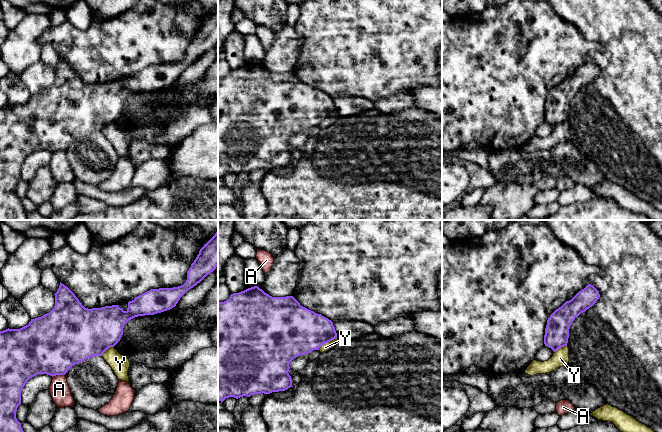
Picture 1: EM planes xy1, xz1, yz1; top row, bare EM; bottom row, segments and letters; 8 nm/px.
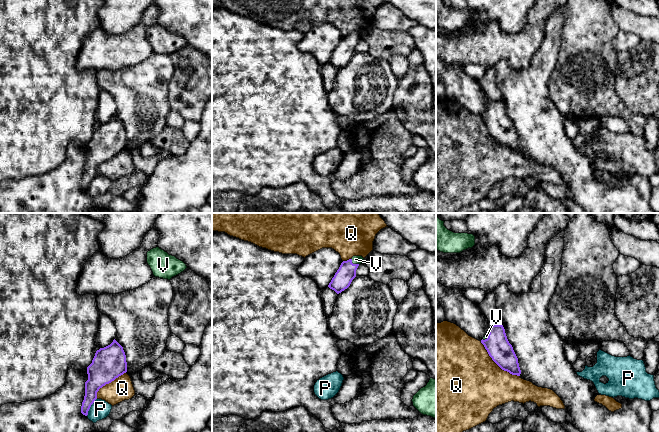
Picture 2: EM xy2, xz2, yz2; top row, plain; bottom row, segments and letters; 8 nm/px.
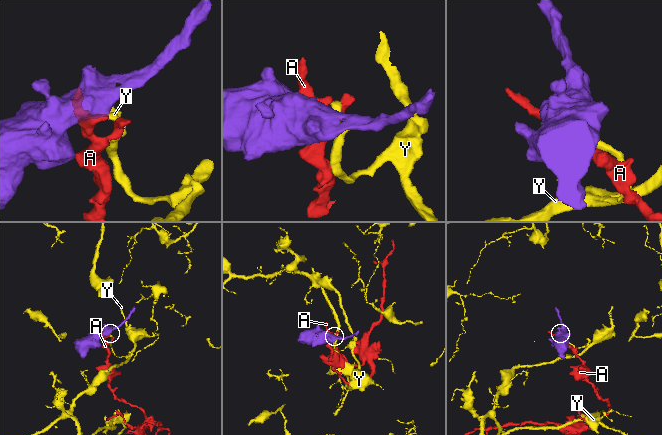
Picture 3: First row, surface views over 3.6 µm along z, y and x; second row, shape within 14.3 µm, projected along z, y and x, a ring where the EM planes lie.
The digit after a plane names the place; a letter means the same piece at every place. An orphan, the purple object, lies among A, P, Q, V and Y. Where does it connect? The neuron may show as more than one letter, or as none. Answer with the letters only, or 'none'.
V

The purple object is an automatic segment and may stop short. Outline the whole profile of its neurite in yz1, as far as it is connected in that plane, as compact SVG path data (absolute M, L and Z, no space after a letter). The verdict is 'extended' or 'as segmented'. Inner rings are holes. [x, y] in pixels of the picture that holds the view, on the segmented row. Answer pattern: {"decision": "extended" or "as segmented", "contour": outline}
{"decision": "as segmented", "contour": "M591 284L566 301L548 318L545 328L544 344L556 352L567 346L571 323L581 313L592 307L599 299L599 291Z"}

